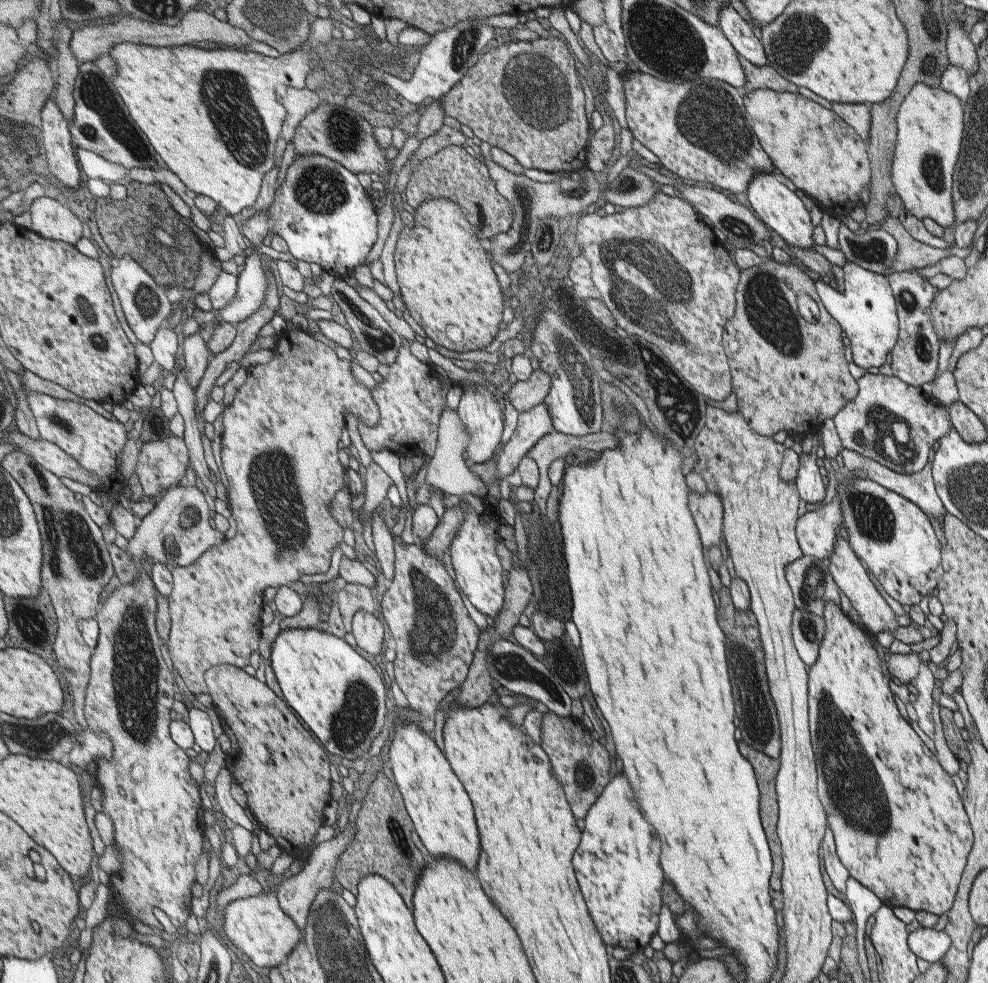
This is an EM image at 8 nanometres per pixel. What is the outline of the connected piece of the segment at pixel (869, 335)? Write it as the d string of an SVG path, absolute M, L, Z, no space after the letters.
M847 261L843 270L843 293L823 281L816 280L817 295L826 311L839 324L852 344L853 364L863 368L878 368L885 363L887 352L893 348L898 337L896 304L886 277L882 273L865 270Z

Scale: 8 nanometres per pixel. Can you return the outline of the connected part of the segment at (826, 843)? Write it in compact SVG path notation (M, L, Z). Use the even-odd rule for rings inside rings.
M827 825L823 838L820 844L823 848L819 848L819 855L821 856L821 866L823 875L826 879L832 882L832 885L842 893L845 890L845 882L850 877L848 870L840 863L838 859L833 833Z

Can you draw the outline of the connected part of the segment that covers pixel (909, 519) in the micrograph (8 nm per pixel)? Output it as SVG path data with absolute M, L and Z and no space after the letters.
M864 477L840 478L836 488L842 515L842 527L853 553L867 566L871 576L879 582L883 592L897 600L905 608L919 602L923 596L934 592L937 578L943 574L941 567L942 545L935 537L928 516L911 501L881 487L876 481Z

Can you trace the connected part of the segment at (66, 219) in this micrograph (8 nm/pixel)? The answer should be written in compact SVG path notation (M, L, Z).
M45 195L31 204L32 230L42 237L77 244L83 238L83 222L63 203Z

